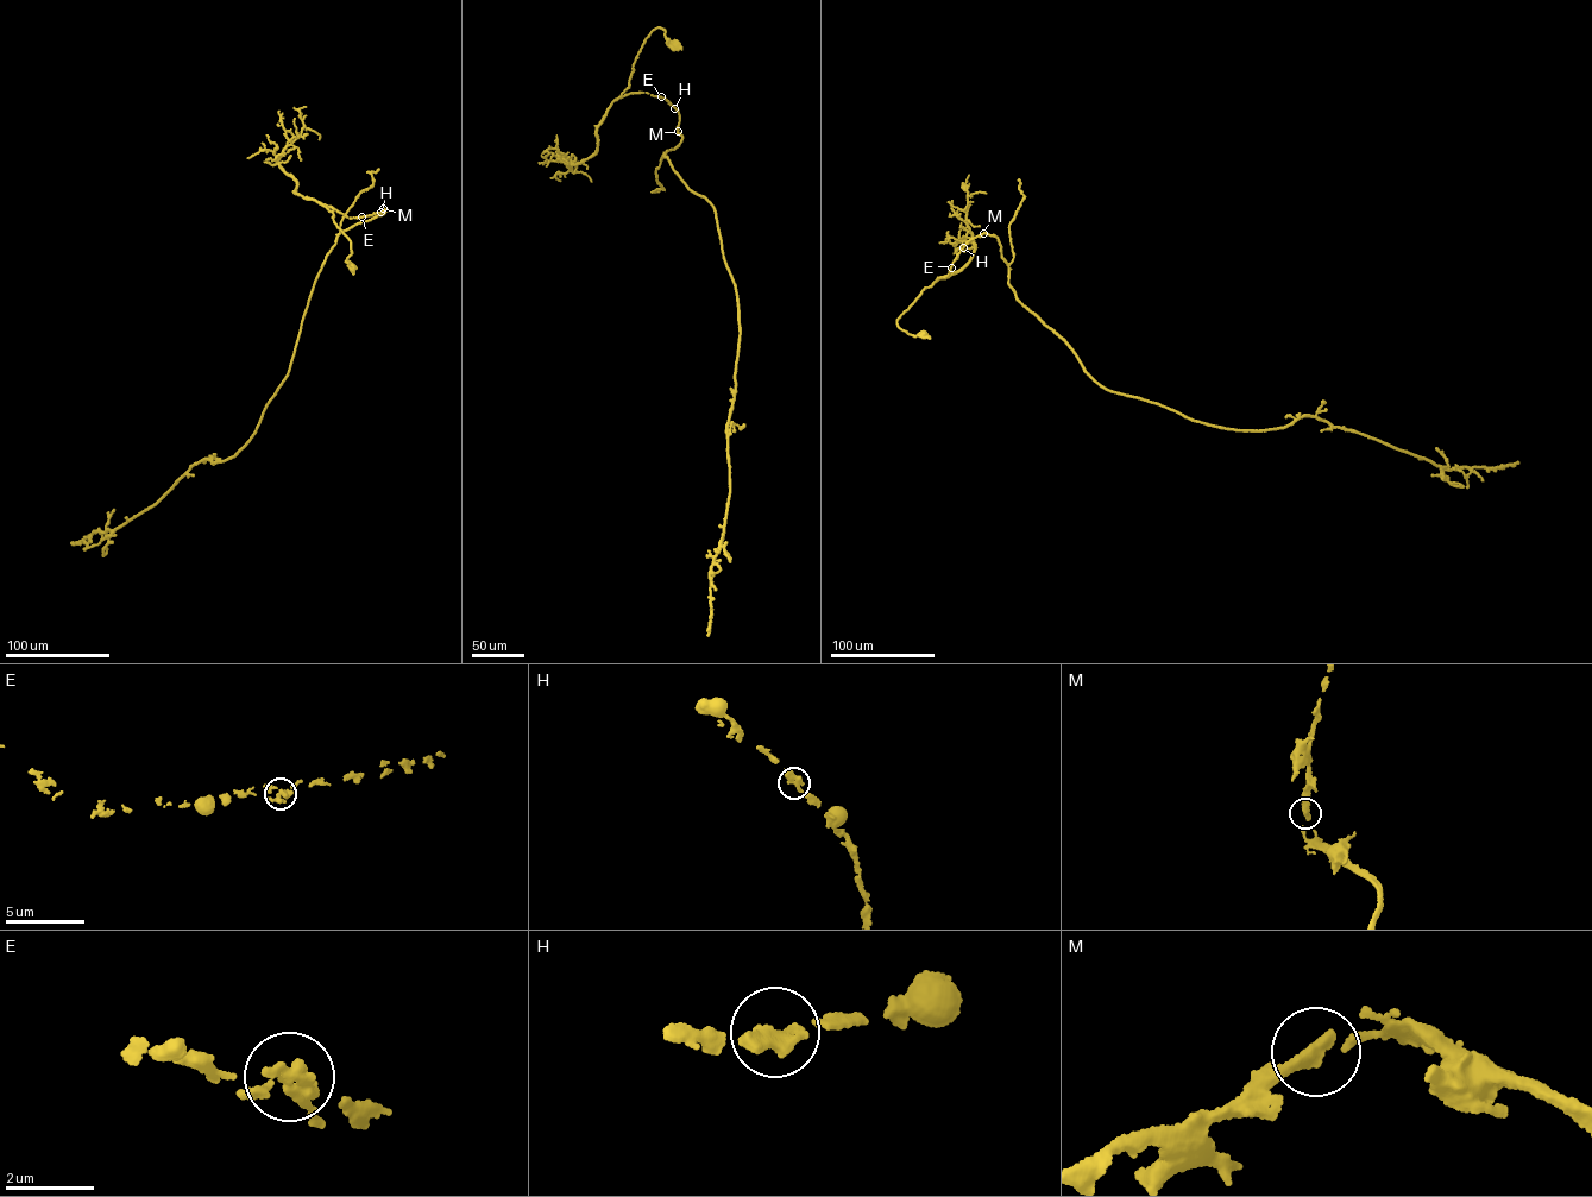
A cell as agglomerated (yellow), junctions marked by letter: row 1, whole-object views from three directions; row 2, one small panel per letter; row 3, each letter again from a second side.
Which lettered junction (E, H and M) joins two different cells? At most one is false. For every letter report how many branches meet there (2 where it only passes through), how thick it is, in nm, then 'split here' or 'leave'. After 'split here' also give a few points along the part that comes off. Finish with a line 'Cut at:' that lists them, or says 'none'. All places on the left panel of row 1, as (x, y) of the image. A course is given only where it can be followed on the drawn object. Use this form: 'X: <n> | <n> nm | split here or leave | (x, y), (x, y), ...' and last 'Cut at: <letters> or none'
E: 2 | 280 nm | leave
H: 2 | 280 nm | leave
M: 2 | 280 nm | leave
Cut at: none

